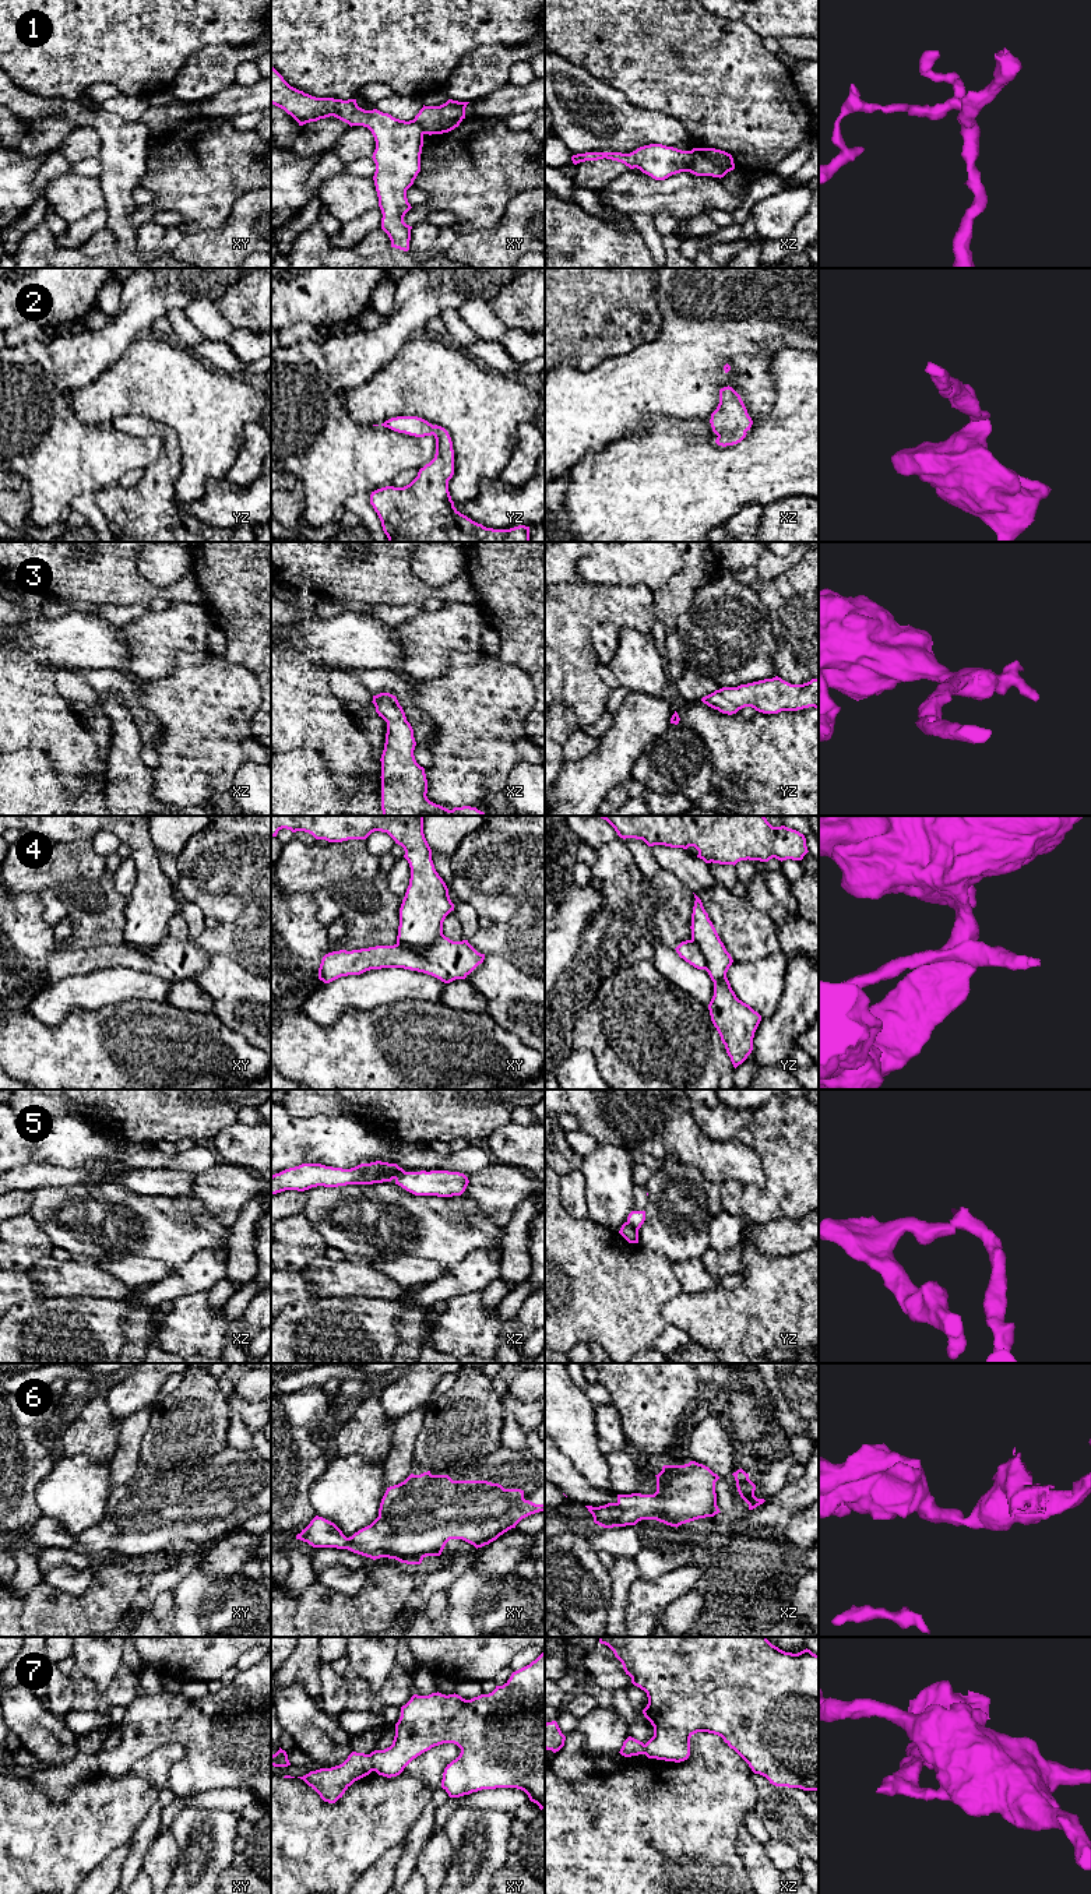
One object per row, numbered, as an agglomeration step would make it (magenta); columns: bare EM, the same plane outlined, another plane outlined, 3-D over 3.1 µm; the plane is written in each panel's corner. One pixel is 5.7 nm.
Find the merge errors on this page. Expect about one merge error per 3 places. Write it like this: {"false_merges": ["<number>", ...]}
{"false_merges": ["1", "4", "5", "7"]}

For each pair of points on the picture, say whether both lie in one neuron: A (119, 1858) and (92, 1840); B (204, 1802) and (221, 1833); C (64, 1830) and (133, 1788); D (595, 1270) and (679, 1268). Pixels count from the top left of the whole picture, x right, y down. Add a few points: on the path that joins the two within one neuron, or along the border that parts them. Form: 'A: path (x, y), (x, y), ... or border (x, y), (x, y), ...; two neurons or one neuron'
A: border (129, 1841), (116, 1847), (87, 1875); two neurons
B: border (186, 1806), (228, 1809), (239, 1815); two neurons
C: path (81, 1830), (101, 1813), (116, 1805); one neuron
D: border (671, 1264), (682, 1289); two neurons

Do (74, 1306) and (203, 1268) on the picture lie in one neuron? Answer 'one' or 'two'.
one

